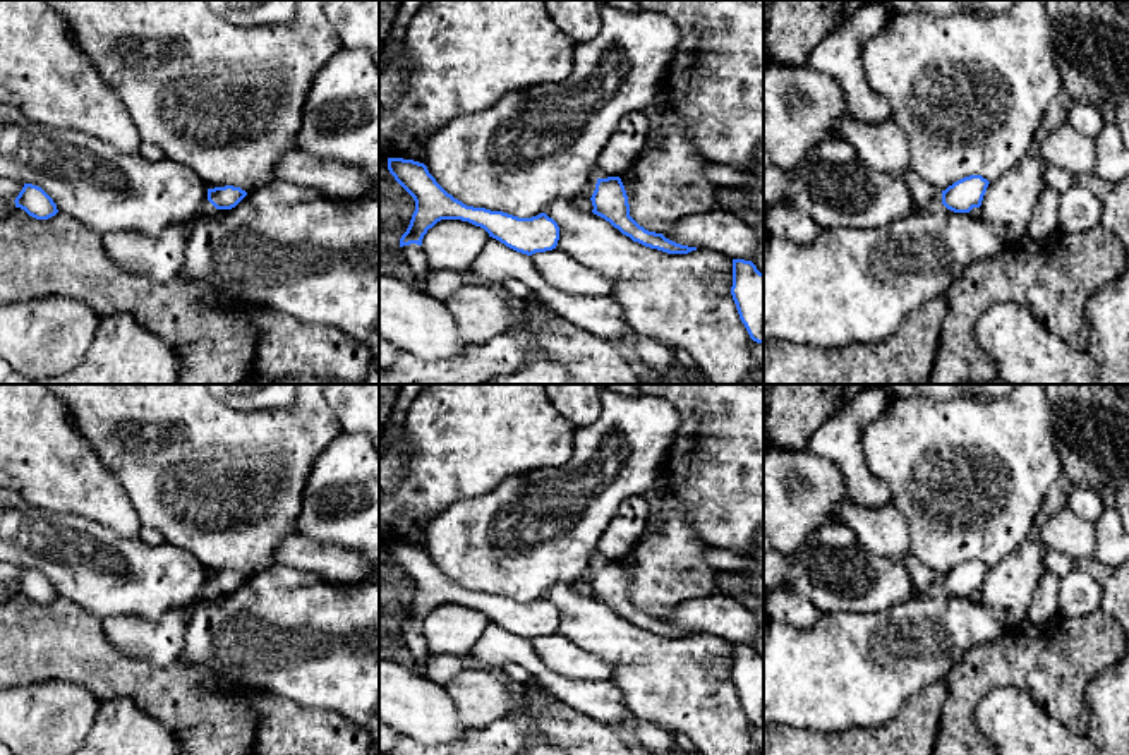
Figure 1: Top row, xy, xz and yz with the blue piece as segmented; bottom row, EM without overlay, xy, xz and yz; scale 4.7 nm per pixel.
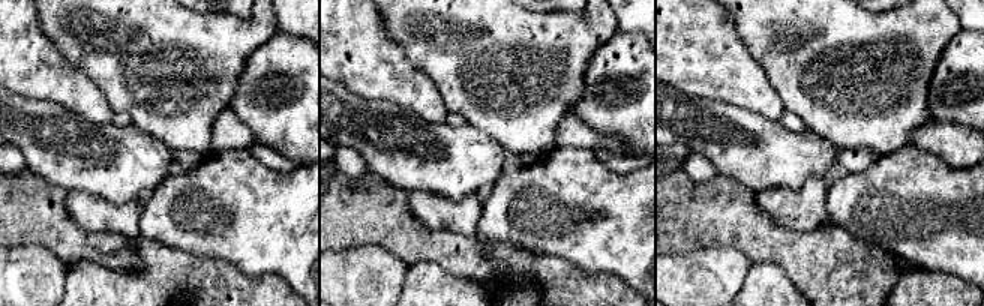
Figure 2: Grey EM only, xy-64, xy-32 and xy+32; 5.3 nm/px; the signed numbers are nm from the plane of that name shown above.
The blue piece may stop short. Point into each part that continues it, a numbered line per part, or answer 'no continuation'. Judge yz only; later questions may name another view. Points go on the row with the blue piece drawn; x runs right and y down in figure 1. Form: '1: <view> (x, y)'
no continuation

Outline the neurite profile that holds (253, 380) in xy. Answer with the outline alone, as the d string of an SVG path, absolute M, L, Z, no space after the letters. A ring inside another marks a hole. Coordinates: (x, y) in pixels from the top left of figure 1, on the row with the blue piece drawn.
M249 376L238 384L347 384L336 379L312 378L312 376L297 376L285 379L264 379L259 376Z

